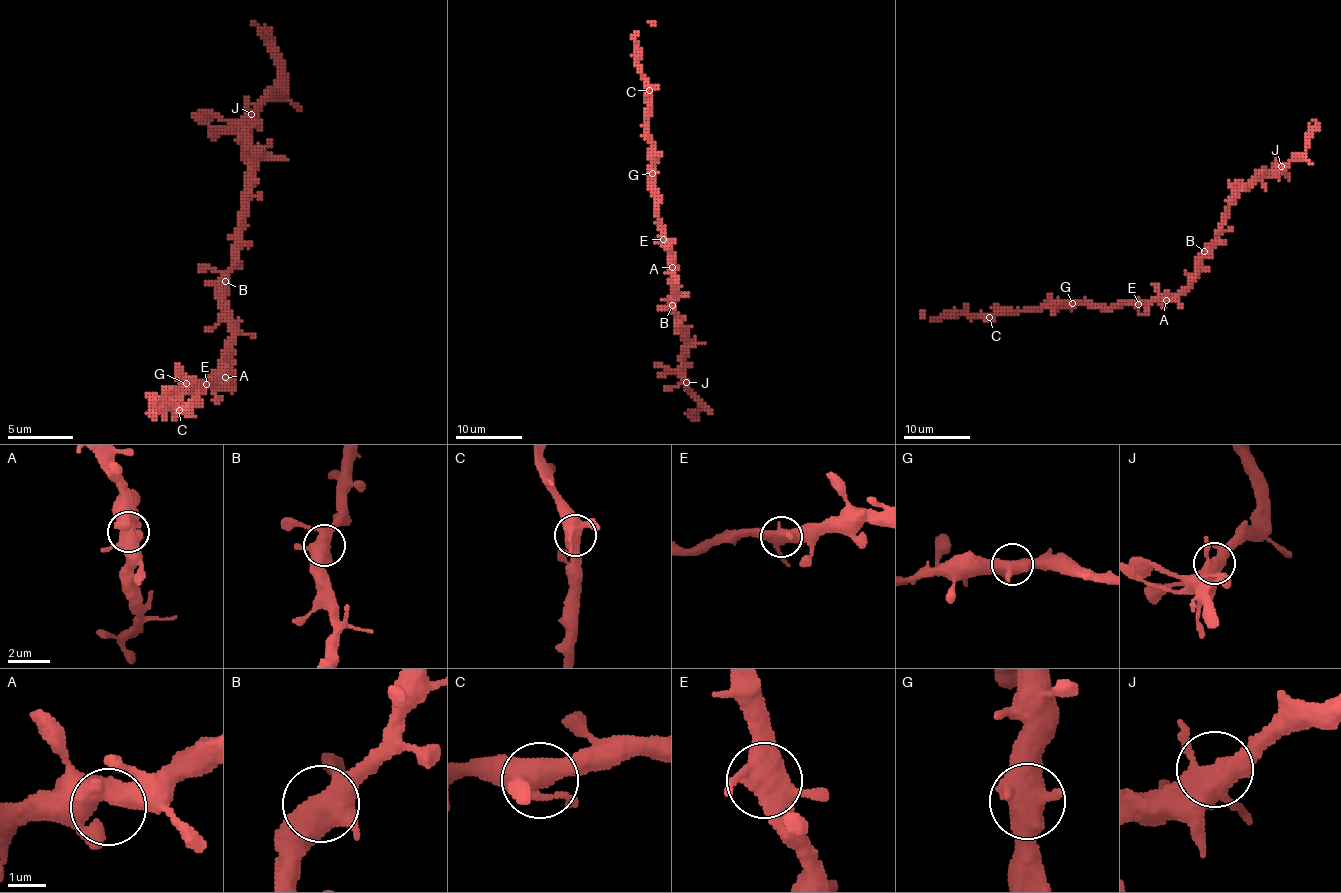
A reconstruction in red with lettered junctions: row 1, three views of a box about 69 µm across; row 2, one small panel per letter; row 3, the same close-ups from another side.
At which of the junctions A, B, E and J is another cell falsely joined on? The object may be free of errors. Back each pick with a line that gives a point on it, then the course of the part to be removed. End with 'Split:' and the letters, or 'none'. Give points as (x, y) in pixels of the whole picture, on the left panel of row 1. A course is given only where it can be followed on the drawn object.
Split: none

